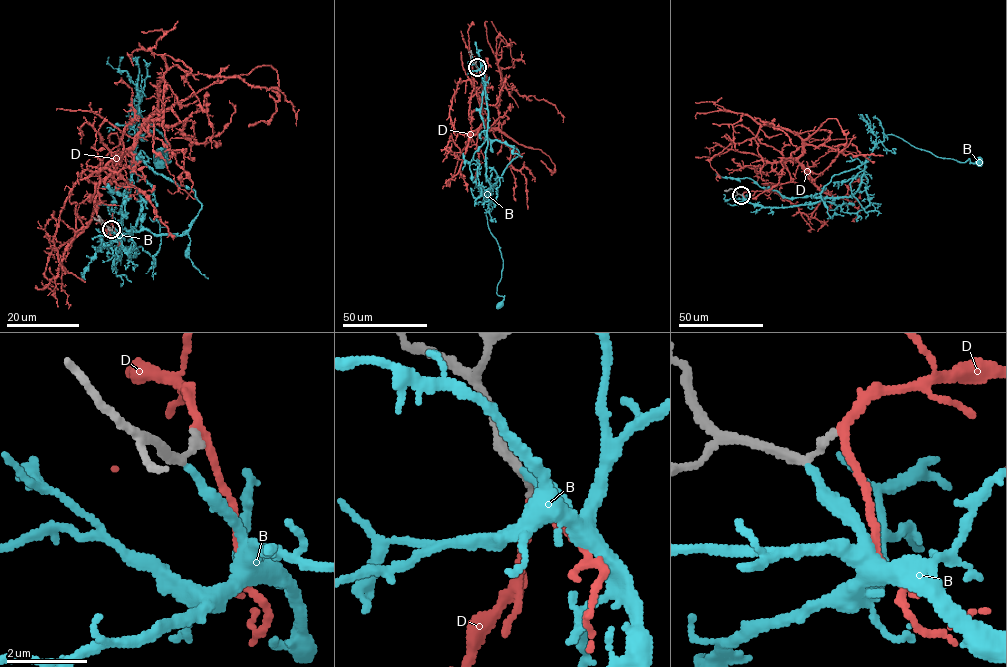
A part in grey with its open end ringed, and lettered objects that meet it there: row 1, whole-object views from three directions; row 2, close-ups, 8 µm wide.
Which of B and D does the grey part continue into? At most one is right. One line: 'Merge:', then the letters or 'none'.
Merge: B

